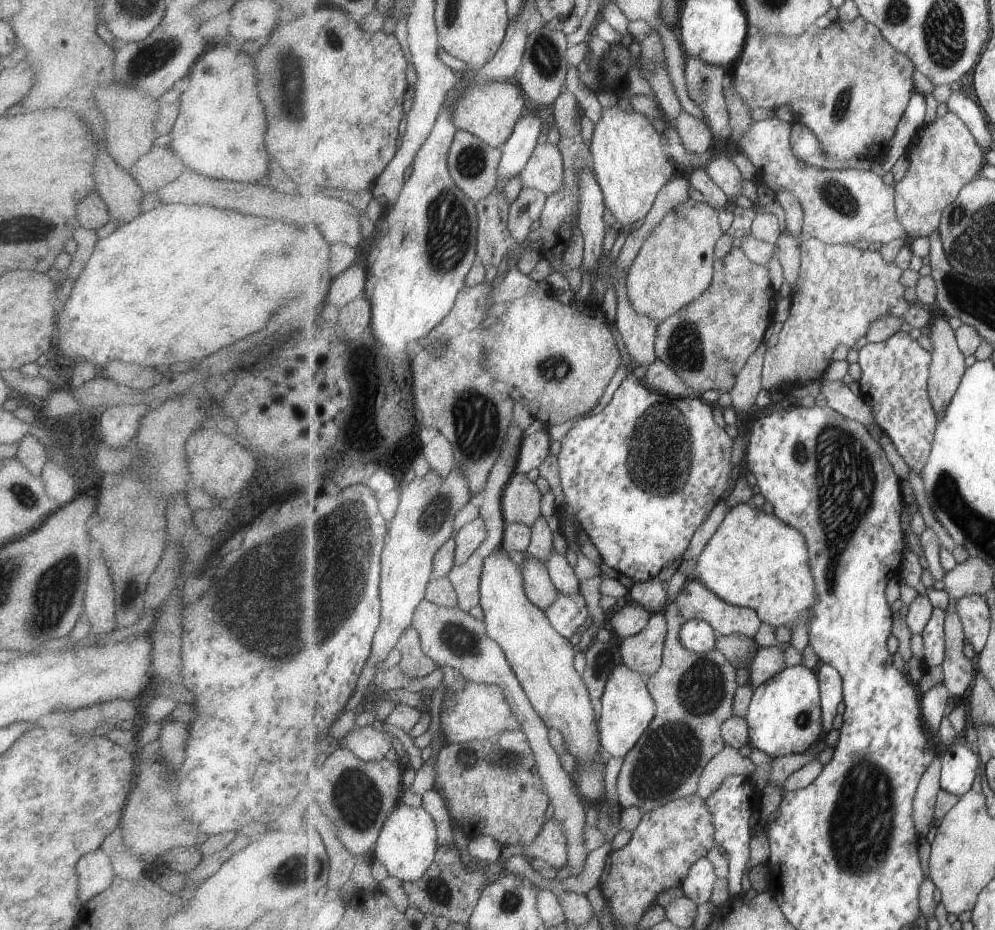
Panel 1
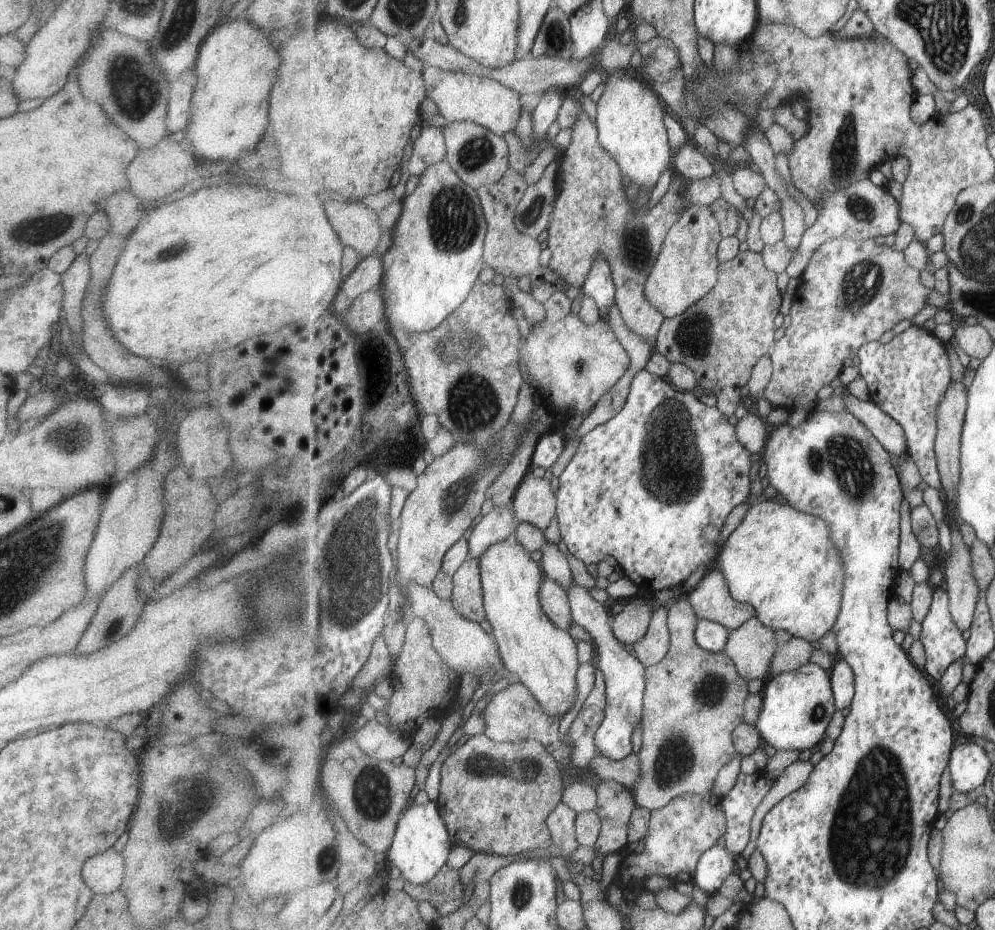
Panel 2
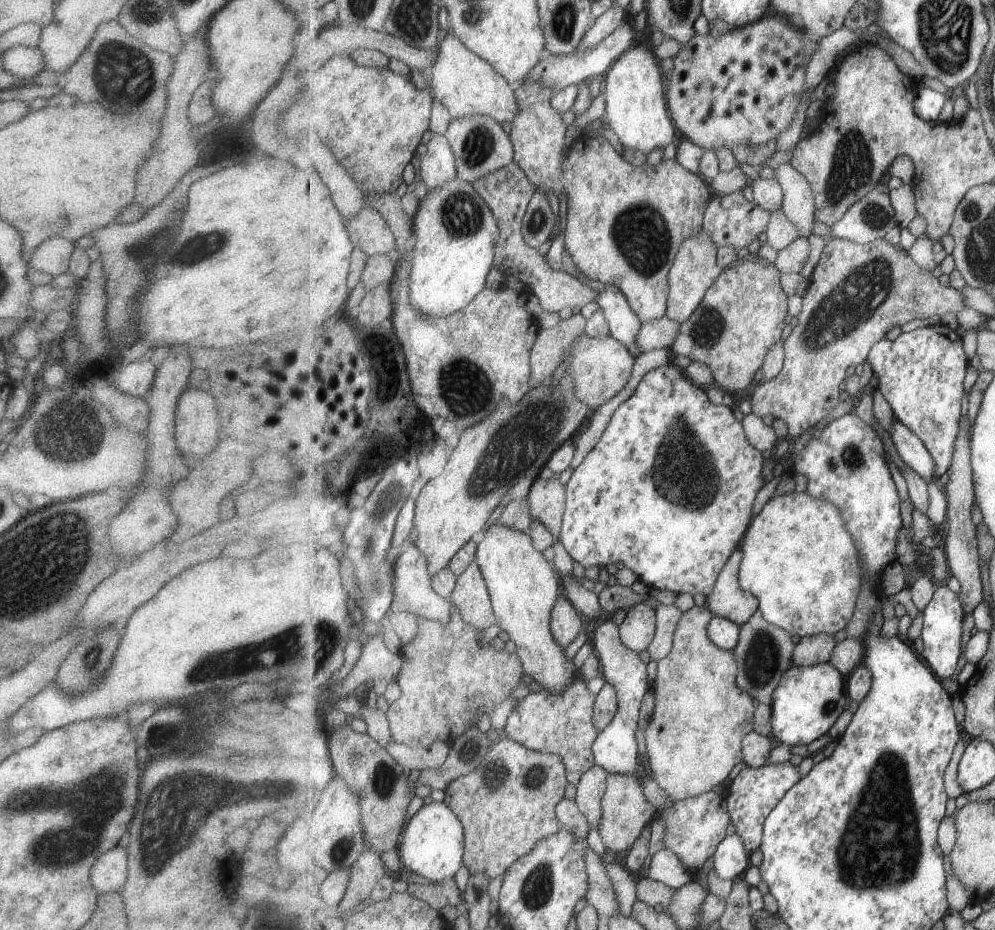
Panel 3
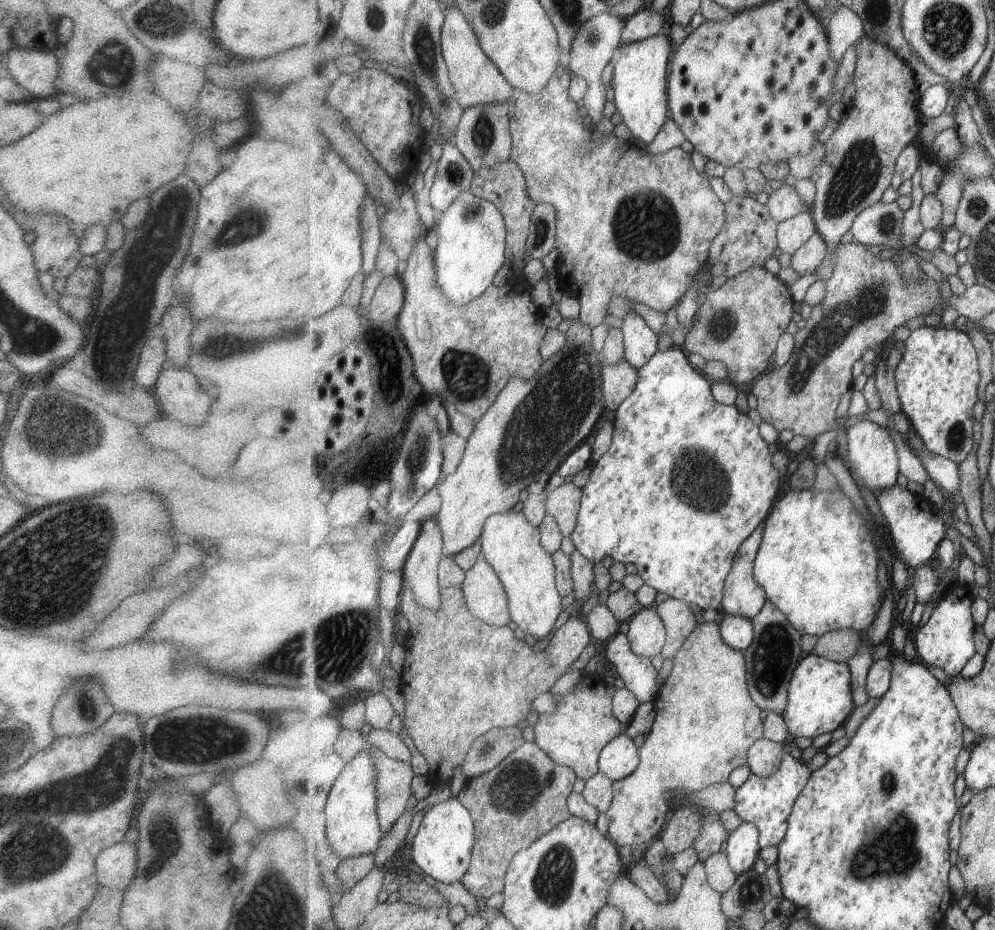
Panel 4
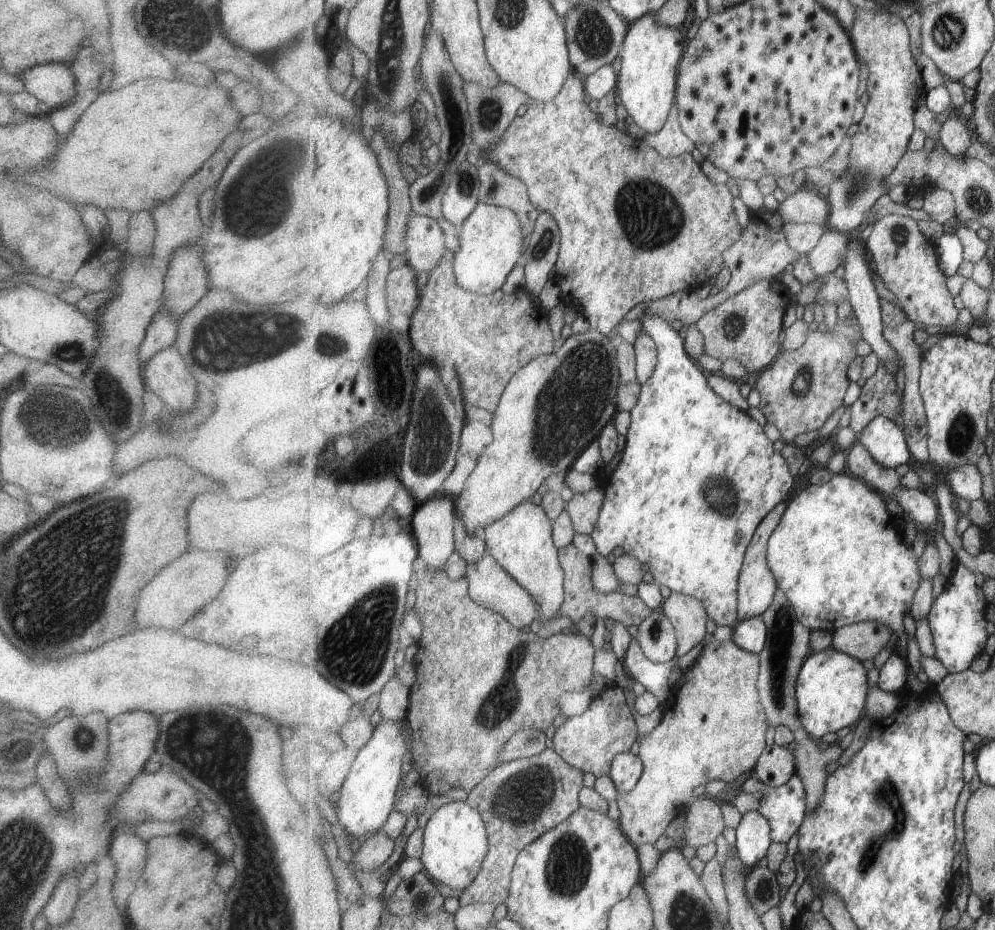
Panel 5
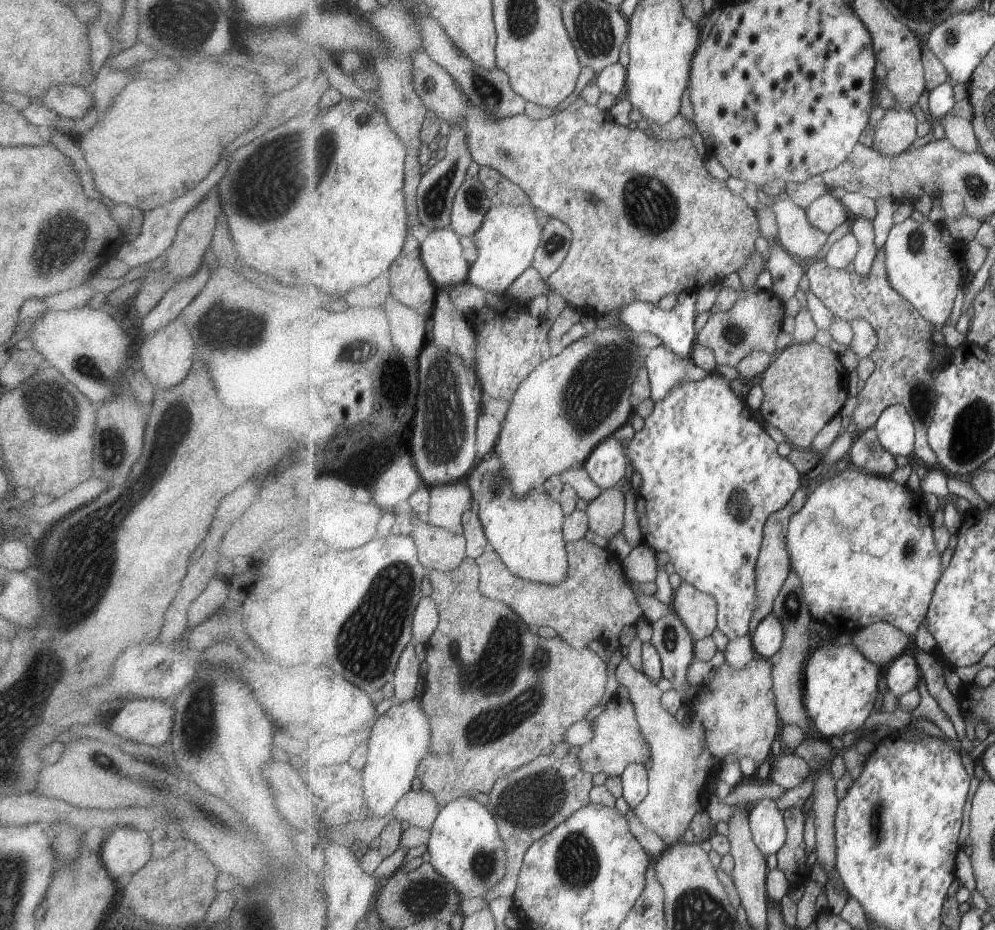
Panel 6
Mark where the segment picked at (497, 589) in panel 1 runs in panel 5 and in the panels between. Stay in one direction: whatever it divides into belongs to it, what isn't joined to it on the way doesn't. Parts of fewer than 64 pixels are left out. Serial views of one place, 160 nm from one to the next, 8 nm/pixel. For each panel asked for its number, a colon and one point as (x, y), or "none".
2: (541, 655)
3: (524, 585)
4: (512, 544)
5: (522, 542)

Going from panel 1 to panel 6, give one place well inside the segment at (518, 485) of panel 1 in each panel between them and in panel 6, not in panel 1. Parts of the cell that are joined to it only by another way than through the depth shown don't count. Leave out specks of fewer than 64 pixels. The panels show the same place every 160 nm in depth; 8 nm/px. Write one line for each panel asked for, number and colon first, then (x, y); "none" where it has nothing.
2: (536, 502)
3: (548, 497)
4: (564, 503)
5: (584, 508)
6: (606, 514)

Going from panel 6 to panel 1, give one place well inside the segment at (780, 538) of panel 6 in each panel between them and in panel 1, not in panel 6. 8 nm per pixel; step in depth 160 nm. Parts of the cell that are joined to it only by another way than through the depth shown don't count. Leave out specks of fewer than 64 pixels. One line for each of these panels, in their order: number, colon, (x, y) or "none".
1: (696, 600)
2: (712, 599)
3: (729, 599)
4: (743, 595)
5: (758, 585)

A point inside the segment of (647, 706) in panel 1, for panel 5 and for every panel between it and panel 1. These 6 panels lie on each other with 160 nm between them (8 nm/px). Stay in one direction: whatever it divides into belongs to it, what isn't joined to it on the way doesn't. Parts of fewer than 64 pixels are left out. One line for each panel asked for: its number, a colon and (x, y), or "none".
2: (626, 676)
3: (616, 749)
4: (621, 757)
5: (627, 769)

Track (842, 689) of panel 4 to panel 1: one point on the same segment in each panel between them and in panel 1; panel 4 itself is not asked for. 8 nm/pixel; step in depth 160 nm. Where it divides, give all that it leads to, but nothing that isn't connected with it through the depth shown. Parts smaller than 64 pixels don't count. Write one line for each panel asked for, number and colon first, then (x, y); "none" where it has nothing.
1: (785, 717)
2: (798, 705)
3: (809, 699)

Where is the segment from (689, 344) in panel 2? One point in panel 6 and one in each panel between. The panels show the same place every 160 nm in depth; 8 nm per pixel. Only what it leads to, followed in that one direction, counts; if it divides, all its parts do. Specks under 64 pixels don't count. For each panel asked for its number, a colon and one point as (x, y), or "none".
3: (743, 314)
4: (740, 323)
5: (746, 327)
6: (753, 324)

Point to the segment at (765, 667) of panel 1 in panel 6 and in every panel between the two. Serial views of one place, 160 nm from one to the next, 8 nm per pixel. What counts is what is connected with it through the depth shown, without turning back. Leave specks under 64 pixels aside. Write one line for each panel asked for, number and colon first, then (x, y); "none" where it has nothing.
2: (792, 655)
3: (816, 649)
4: (839, 645)
5: (864, 640)
6: (882, 642)

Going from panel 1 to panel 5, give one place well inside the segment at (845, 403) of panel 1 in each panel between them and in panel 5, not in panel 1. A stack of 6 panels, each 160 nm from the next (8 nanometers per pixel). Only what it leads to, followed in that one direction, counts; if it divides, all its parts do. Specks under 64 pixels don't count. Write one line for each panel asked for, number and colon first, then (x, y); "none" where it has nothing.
2: (892, 435)
3: (912, 449)
4: (945, 473)
5: (967, 482)

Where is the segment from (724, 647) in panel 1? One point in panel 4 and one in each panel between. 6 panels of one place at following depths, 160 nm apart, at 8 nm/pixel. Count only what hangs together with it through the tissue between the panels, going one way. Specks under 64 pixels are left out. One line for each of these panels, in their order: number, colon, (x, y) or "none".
2: (752, 647)
3: (765, 651)
4: (773, 657)

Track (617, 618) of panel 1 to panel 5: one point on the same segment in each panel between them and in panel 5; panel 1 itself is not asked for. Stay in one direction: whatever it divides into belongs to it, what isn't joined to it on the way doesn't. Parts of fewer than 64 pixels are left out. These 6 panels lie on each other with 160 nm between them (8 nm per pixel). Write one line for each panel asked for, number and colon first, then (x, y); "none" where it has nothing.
2: (631, 624)
3: (638, 630)
4: (647, 633)
5: (657, 635)

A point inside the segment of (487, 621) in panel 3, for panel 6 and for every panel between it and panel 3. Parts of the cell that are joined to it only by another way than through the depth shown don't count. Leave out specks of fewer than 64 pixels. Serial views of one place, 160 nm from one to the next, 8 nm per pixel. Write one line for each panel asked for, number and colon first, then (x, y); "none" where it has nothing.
4: (485, 593)
5: (490, 585)
6: (595, 601)

